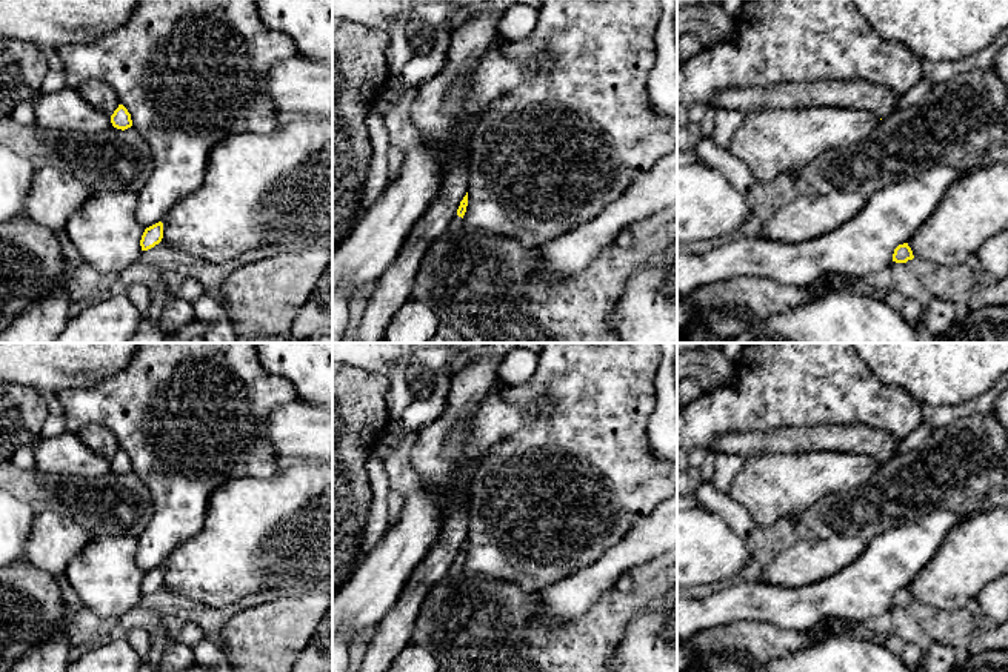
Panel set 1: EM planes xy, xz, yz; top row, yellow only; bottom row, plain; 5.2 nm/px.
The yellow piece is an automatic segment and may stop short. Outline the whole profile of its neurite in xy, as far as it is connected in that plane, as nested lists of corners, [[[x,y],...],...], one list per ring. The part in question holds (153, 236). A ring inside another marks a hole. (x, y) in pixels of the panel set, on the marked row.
[[[162,221],[146,228],[140,240],[142,251],[148,251],[154,248],[155,245],[162,241],[162,238],[163,238],[163,223]]]

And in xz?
[[[468,192],[463,197],[463,200],[460,201],[457,214],[454,215],[452,221],[448,226],[448,235],[449,235],[449,238],[454,238],[457,235],[459,229],[462,228],[462,225],[463,225],[463,215],[466,212],[466,206],[468,206]]]

